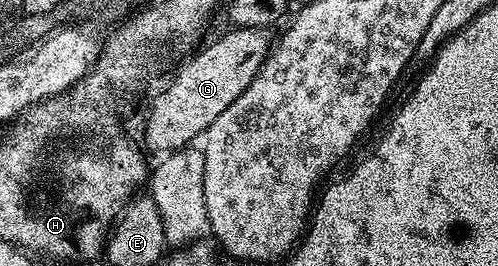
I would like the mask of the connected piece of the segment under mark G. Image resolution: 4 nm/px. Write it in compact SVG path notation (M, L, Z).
M237 27L229 31L231 33L204 46L195 57L188 58L175 71L174 78L151 95L150 106L146 109L147 150L155 149L158 155L167 155L197 142L206 129L216 123L217 117L244 95L248 83L256 79L260 67L270 56L271 34L264 29Z

